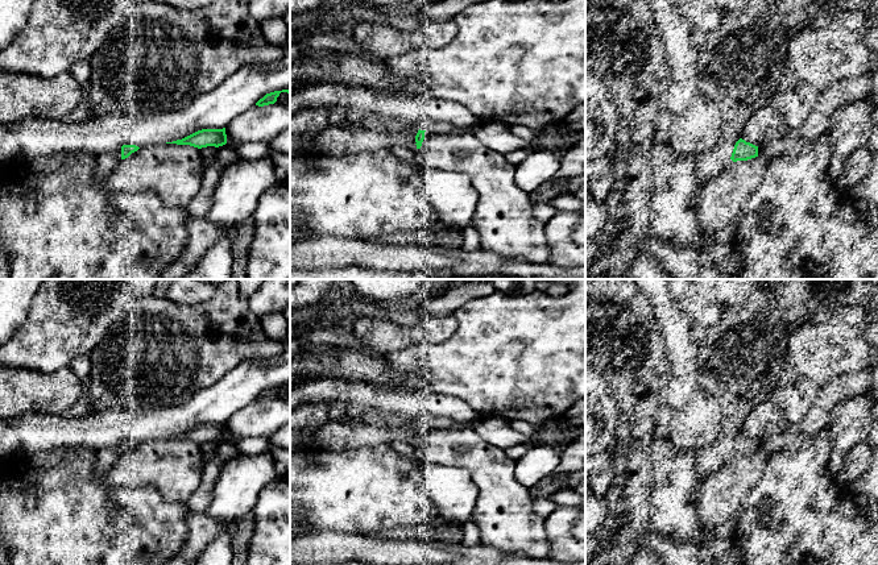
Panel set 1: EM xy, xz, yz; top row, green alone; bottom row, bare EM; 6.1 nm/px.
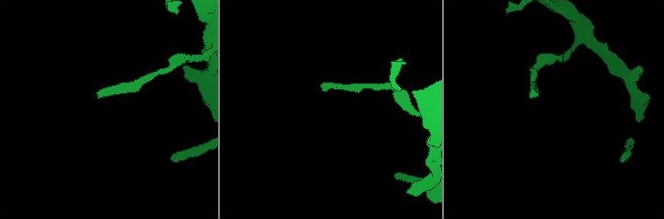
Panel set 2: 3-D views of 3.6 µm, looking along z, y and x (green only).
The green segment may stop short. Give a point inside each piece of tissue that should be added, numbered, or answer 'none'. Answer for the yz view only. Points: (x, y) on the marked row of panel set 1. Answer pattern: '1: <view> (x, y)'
none

